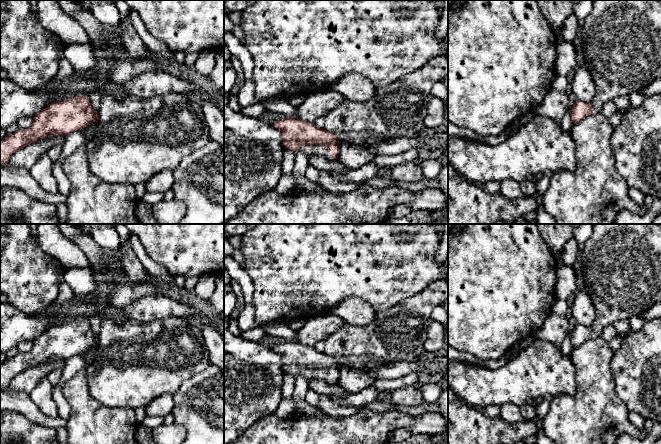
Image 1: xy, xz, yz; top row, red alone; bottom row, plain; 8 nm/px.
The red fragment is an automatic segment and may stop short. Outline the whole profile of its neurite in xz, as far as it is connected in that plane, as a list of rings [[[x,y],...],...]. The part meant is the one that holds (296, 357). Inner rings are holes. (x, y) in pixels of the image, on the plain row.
[[[293,340],[278,344],[272,350],[283,356],[285,372],[293,376],[299,374],[307,380],[320,380],[329,385],[338,384],[340,370],[337,361],[325,352]]]

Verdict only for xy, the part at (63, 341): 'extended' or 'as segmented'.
as segmented

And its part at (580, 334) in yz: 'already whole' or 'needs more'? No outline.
needs more

